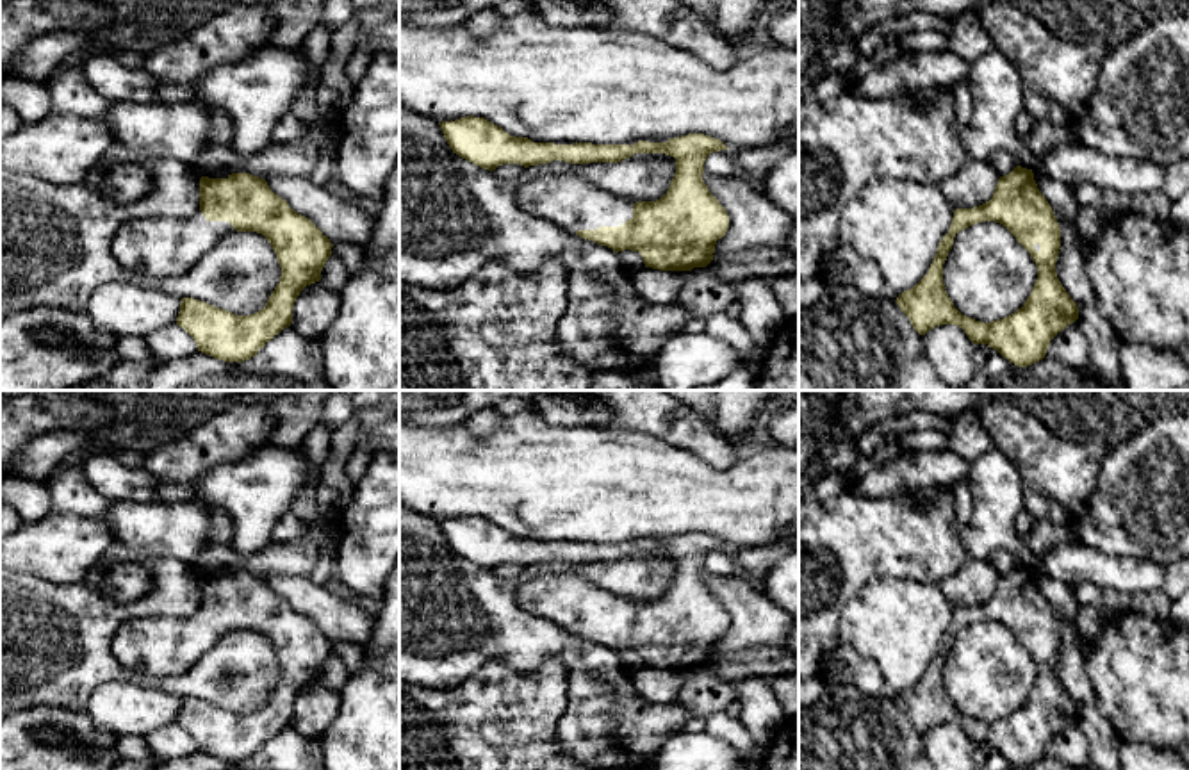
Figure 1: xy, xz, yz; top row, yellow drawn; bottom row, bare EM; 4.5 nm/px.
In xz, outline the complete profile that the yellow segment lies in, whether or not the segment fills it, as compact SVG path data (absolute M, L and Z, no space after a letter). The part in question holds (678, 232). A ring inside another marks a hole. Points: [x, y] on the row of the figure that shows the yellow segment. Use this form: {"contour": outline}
{"contour": "M460 118L439 123L449 148L462 159L494 171L503 164L524 168L563 160L570 164L620 162L635 153L665 153L676 159L676 175L668 191L656 201L636 201L615 196L592 185L576 175L545 175L522 184L517 189L517 203L522 210L547 219L583 239L608 246L613 251L638 251L645 267L660 271L692 271L706 267L713 260L715 244L729 228L729 216L702 180L704 162L709 153L729 150L720 139L704 134L688 134L667 143L638 141L635 144L554 144L533 143L515 137L485 118Z"}

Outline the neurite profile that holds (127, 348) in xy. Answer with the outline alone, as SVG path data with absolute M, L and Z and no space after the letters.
M118 337L116 355L121 362L148 362L150 349L144 337Z

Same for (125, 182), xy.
M143 160L111 162L102 189L118 203L134 203L152 191L152 173Z

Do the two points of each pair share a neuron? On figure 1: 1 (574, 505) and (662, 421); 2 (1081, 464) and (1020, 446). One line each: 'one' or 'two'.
1: two
2: one

